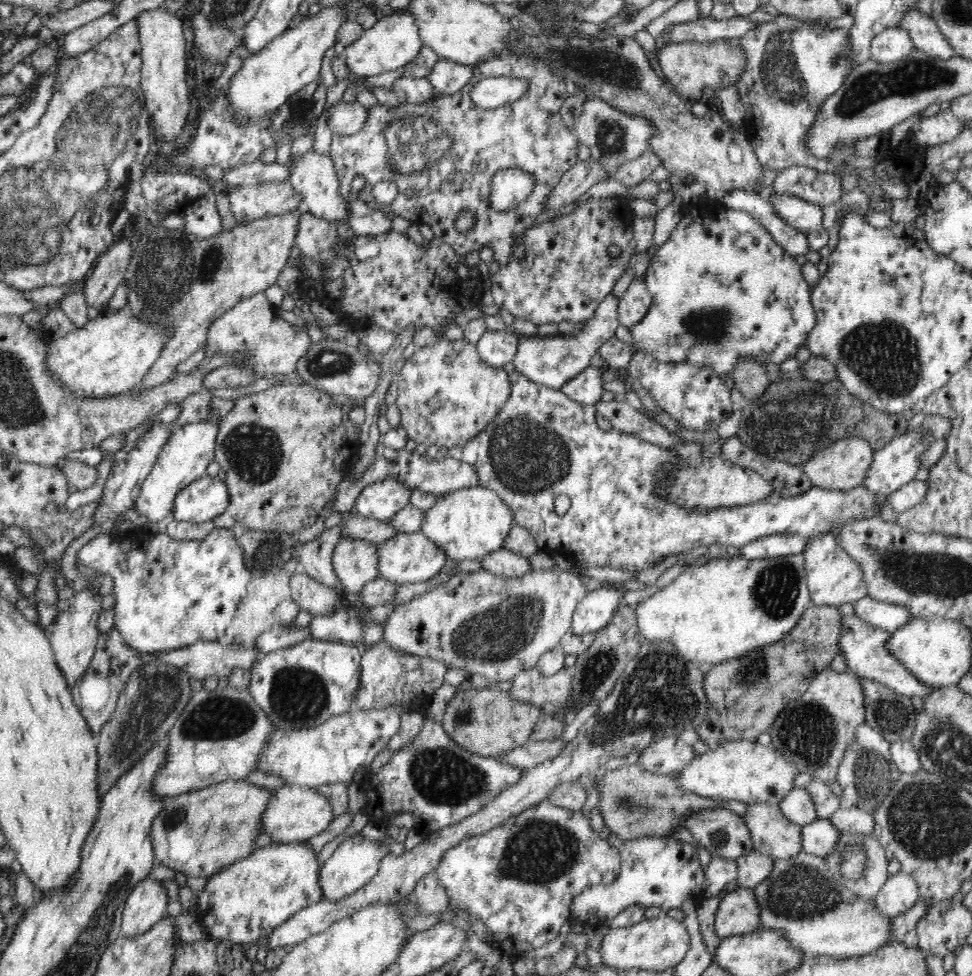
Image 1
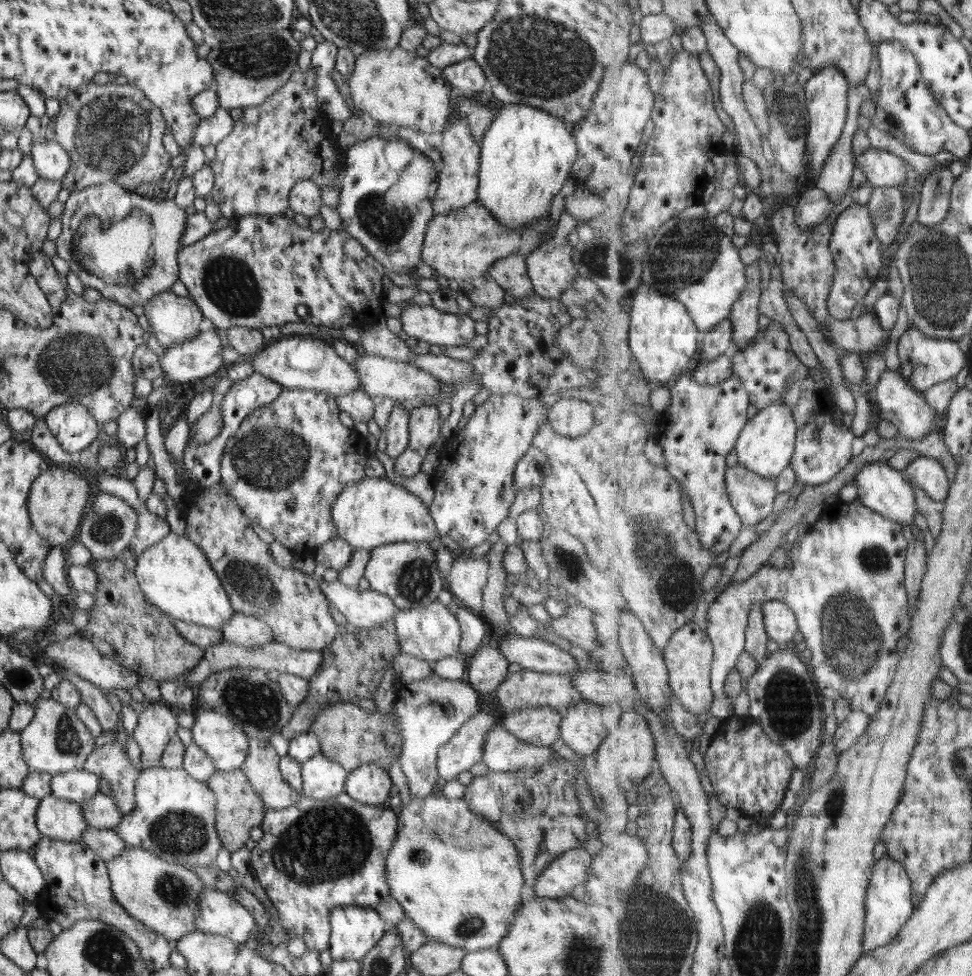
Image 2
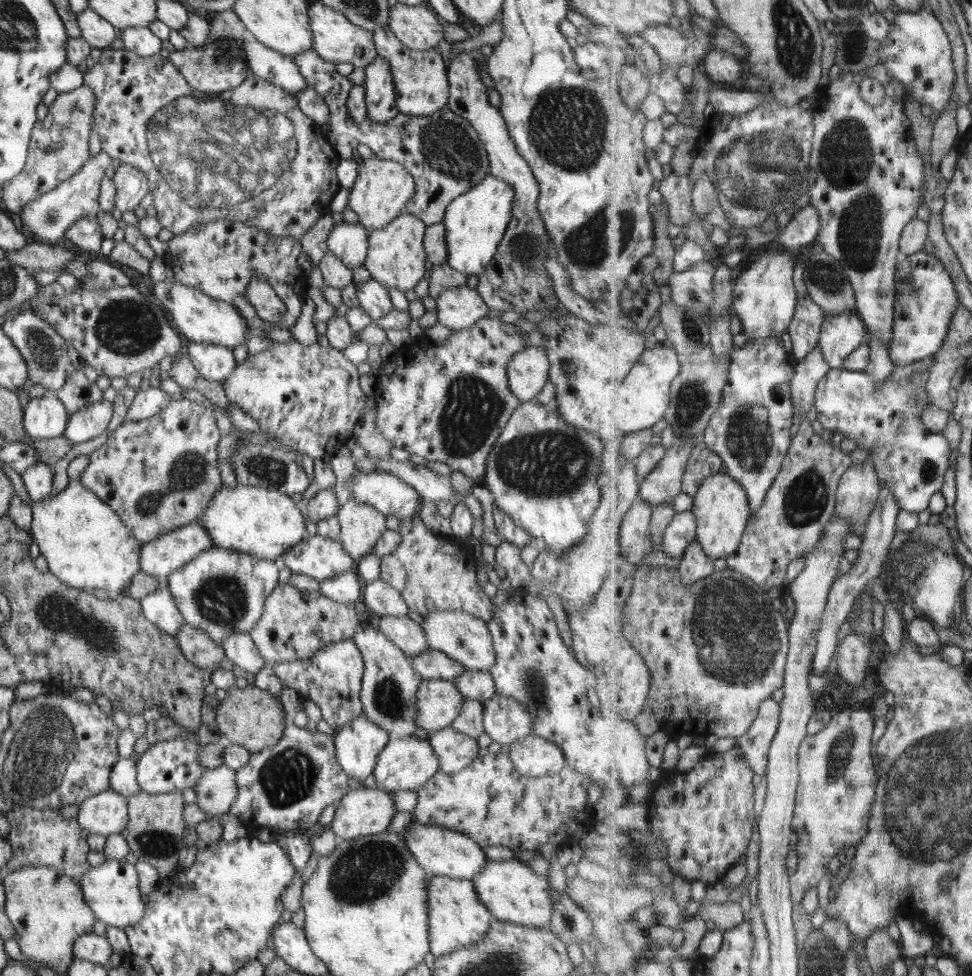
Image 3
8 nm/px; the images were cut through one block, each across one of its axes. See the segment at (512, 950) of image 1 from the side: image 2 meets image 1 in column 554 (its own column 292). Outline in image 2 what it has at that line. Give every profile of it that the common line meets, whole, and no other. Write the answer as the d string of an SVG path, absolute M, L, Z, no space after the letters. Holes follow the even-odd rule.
M342 792L338 796L328 798L323 801L313 800L310 797L302 796L301 799L288 808L282 810L267 809L263 818L261 828L263 830L263 837L257 842L256 846L252 848L250 859L250 873L257 879L261 887L266 892L270 901L272 902L277 916L280 918L280 926L288 934L288 940L292 941L294 938L300 937L304 940L307 949L324 951L329 946L329 938L331 934L331 927L329 925L329 918L331 911L340 906L356 906L356 907L370 907L375 908L380 901L390 895L390 889L386 886L386 859L390 852L394 839L397 837L398 828L398 812L388 805L367 805L357 800L354 800L348 793Z

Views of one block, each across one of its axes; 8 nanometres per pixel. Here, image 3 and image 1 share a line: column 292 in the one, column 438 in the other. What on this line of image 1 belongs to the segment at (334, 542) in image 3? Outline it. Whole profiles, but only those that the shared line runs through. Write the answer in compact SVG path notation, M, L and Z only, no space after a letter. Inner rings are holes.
M421 532L398 533L390 541L386 540L376 546L376 549L378 549L378 576L399 585L426 582L440 573L449 562L446 553Z

